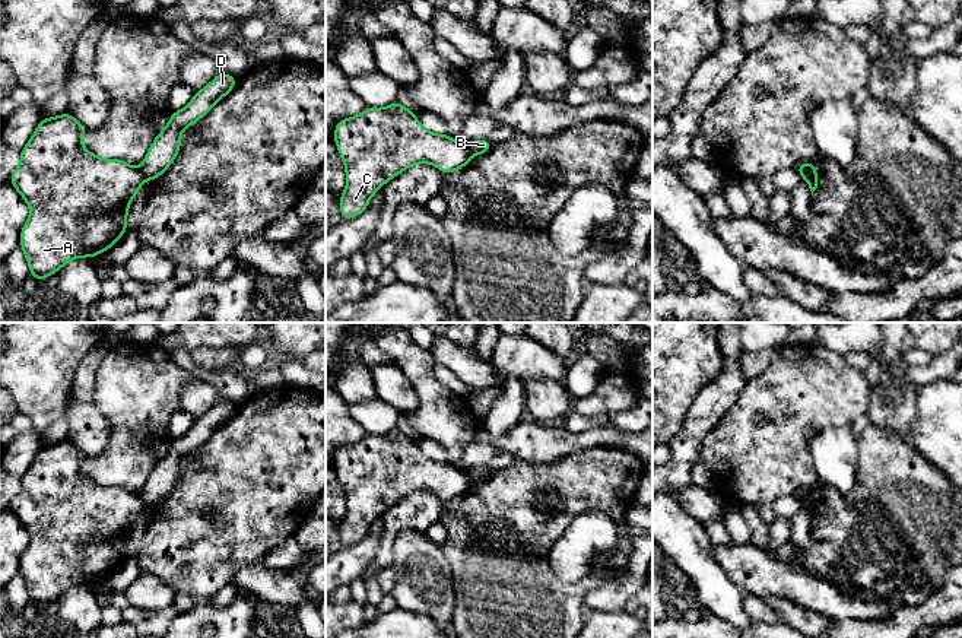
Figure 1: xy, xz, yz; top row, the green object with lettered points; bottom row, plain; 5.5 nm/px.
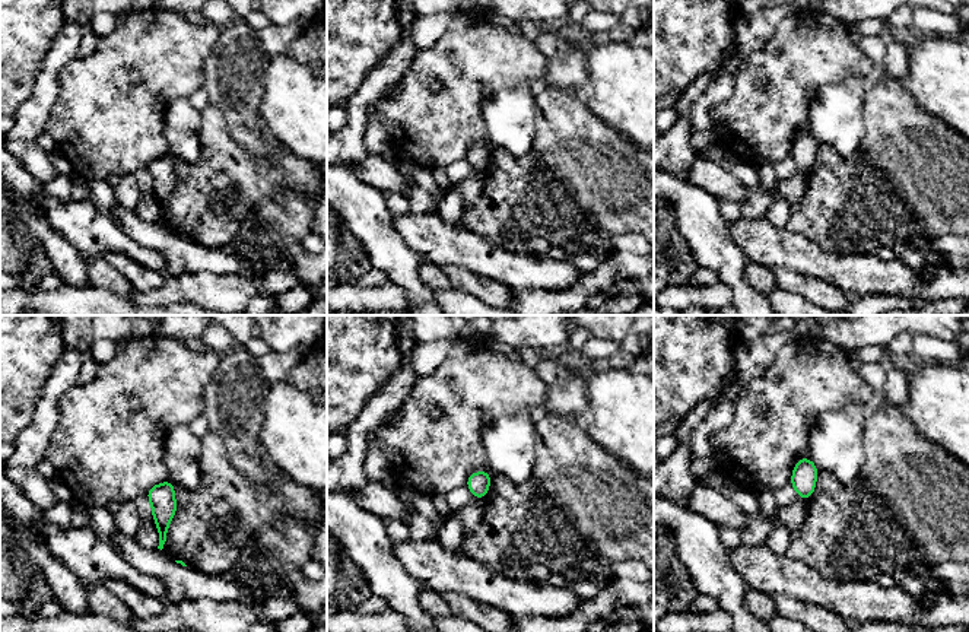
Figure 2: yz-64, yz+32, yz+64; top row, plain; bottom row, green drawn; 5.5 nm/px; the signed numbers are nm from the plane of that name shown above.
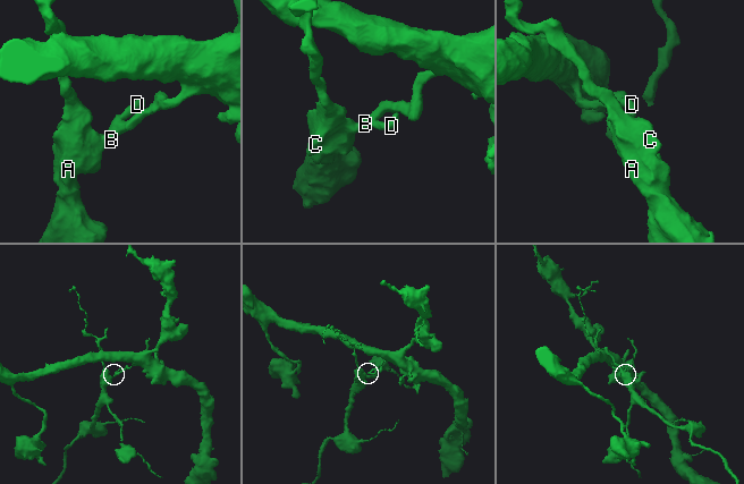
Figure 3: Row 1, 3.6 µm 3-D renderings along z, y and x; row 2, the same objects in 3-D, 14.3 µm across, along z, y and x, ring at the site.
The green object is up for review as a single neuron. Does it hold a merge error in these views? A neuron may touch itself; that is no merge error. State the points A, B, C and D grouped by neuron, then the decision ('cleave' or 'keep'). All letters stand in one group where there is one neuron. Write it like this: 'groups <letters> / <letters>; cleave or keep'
groups A C / B D; cleave

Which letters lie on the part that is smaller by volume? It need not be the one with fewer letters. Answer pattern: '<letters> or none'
A, C

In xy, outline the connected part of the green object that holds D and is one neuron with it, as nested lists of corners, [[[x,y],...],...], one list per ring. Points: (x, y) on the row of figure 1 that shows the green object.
[[[219,73],[209,85],[196,92],[185,108],[171,114],[169,123],[153,139],[142,162],[140,172],[146,180],[156,180],[166,171],[178,155],[182,130],[204,117],[219,99],[235,88],[236,82],[236,77]]]

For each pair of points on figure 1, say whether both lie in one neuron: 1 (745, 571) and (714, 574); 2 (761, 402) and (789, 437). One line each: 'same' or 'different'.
1: different
2: same

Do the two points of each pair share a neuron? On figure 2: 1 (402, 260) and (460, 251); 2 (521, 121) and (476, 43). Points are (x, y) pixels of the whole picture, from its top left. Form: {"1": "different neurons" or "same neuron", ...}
{"1": "different neurons", "2": "different neurons"}

